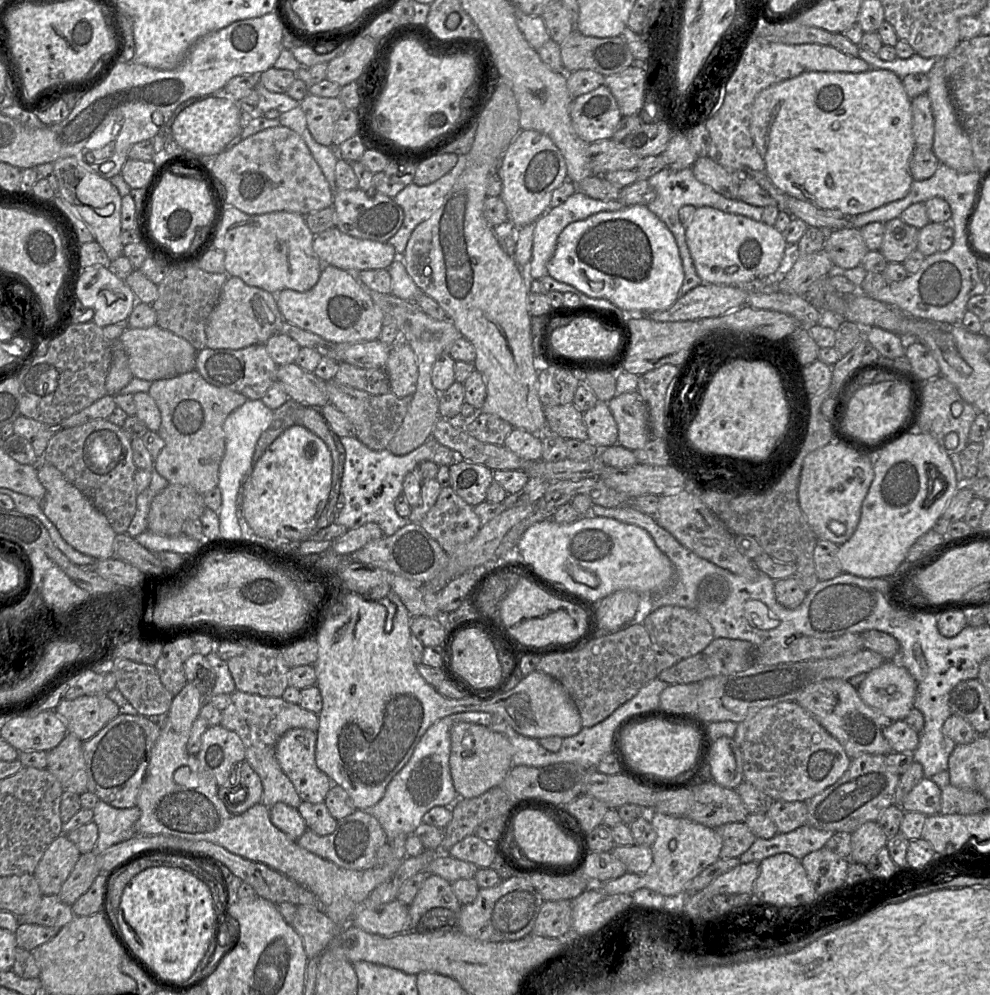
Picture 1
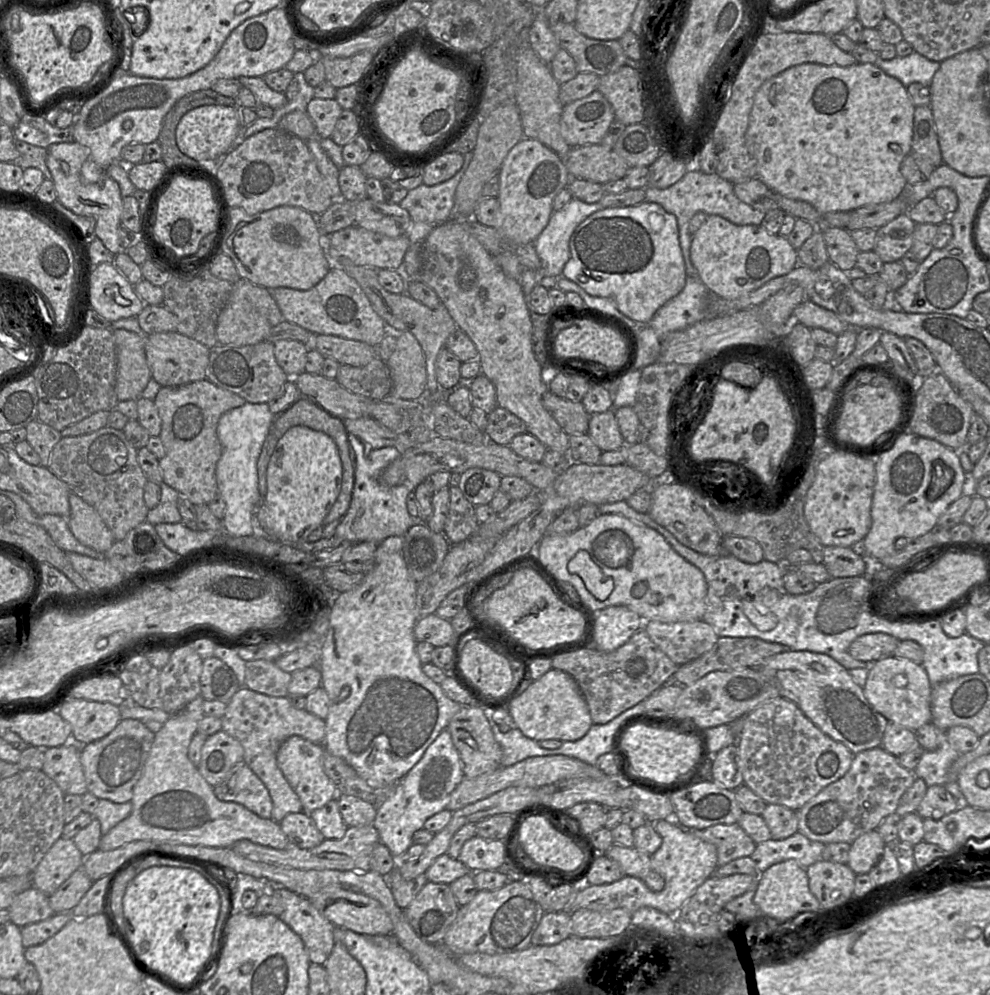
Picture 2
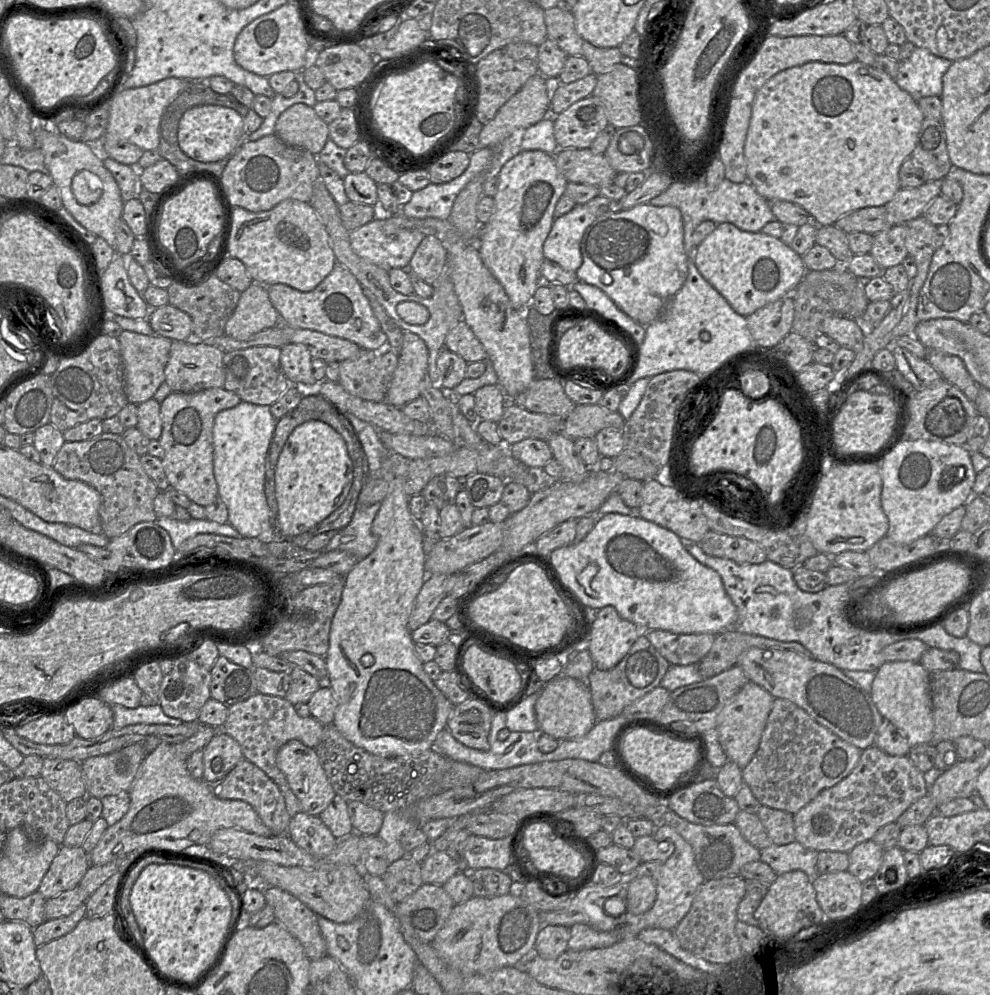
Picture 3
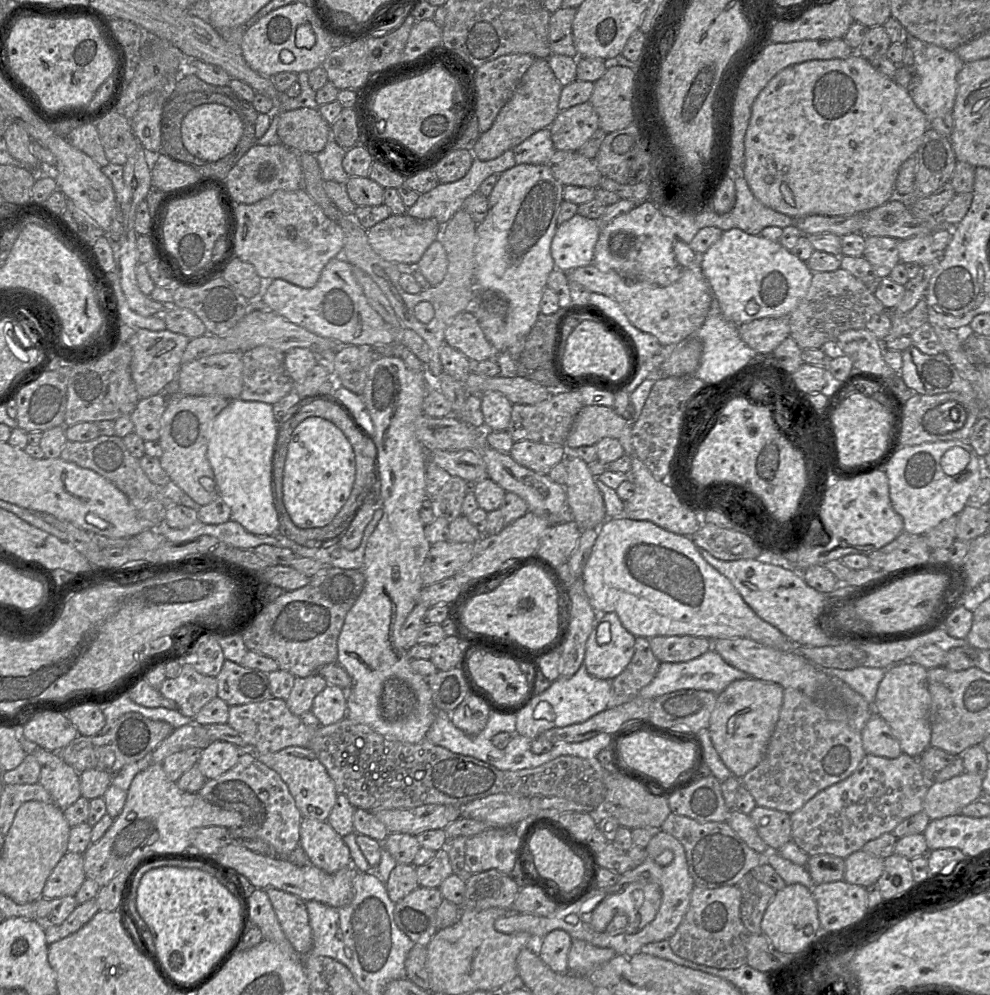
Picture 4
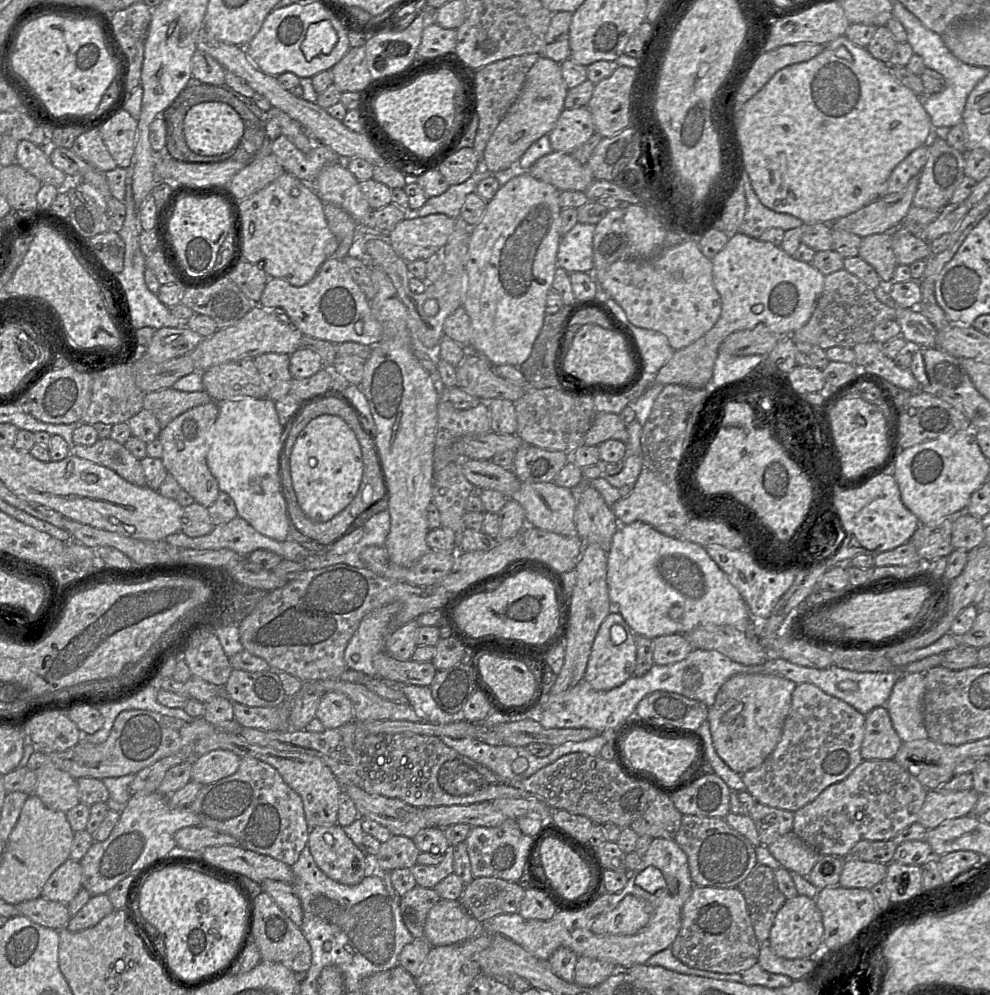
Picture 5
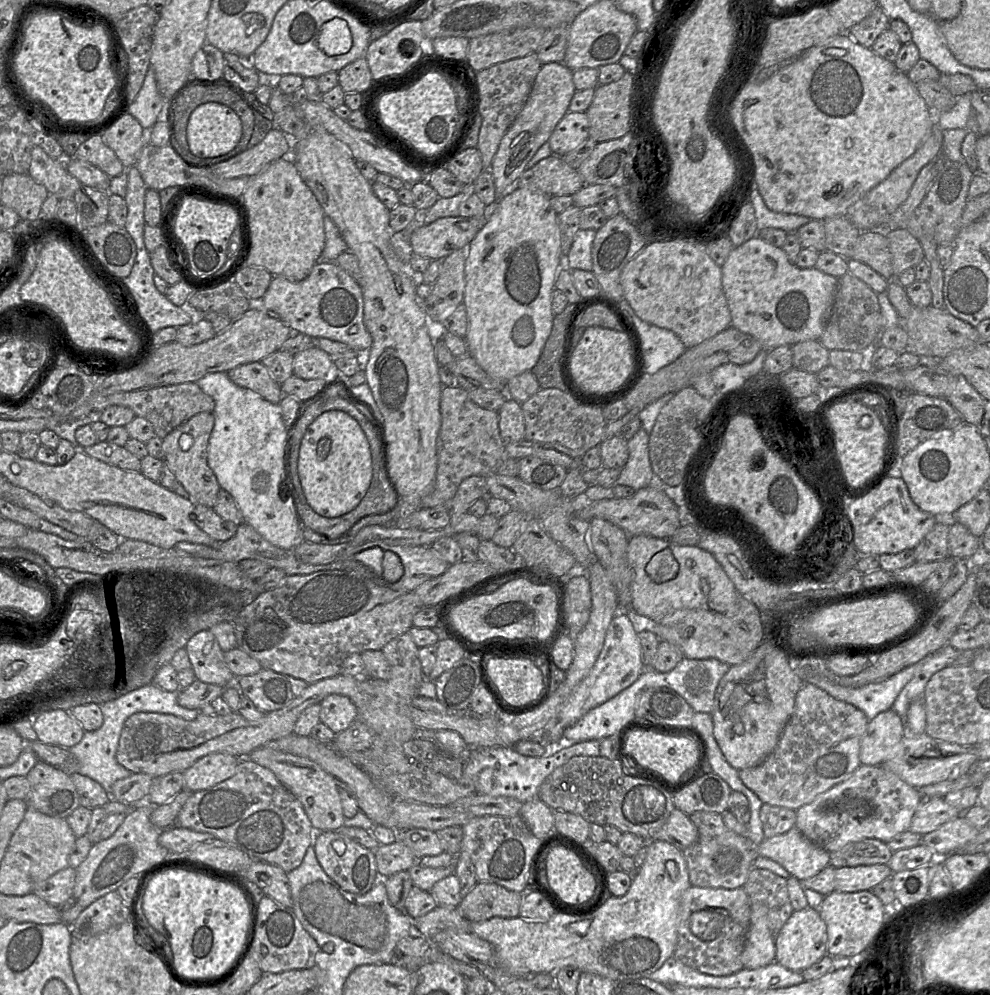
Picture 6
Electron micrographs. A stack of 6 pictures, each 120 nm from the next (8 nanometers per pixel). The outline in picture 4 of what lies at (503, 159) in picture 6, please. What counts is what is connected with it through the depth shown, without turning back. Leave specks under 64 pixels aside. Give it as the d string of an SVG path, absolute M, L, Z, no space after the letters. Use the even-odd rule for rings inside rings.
M535 59L522 77L512 97L498 113L491 128L479 136L471 151L474 158L482 161L493 160L507 150L512 150L535 132L549 128L559 112L558 102L562 88L548 60Z

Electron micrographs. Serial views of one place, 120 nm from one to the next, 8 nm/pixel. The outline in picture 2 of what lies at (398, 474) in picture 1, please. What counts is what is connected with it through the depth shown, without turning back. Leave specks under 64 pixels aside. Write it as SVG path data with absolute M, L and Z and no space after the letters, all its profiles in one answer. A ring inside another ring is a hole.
M348 434L350 446L355 454L355 482L349 509L336 529L335 535L342 538L345 543L373 542L381 543L390 536L404 536L416 523L423 523L412 517L407 510L406 499L413 492L413 485L386 486L381 484L381 474L384 469L402 454L395 447L375 449L361 438Z

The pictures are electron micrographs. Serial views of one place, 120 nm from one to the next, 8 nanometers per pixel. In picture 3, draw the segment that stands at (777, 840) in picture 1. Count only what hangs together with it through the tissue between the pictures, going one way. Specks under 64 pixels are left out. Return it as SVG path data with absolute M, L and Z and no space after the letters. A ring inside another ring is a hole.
M794 841L794 842L786 844L786 845L771 844L769 847L760 850L760 852L761 852L760 860L764 863L767 863L777 875L781 875L783 873L786 873L786 872L789 872L792 870L800 870L800 871L803 871L804 873L806 873L808 875L808 877L812 879L812 884L813 884L813 879L817 875L819 875L817 873L818 852L815 850L806 848L805 846L803 846L801 843L799 843L797 841Z

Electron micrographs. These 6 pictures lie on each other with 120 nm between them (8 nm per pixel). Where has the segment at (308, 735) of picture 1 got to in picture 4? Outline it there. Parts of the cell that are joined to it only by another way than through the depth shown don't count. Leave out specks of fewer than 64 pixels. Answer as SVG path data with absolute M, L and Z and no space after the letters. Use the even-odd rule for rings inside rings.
M289 746L269 754L259 754L255 751L254 756L280 775L303 818L327 820L338 793L334 781L313 750L309 747Z

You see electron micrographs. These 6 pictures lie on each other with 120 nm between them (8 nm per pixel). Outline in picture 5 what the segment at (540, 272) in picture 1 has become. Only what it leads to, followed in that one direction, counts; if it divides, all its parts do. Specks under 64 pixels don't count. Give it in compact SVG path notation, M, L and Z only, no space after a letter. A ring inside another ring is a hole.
M577 223L560 239L557 251L557 268L563 268L568 273L584 272L593 275L593 235L595 225Z

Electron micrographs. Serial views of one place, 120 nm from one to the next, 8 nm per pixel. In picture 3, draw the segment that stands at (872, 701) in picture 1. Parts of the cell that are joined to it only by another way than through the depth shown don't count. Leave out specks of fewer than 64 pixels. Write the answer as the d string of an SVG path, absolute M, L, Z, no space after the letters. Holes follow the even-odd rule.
M885 662L876 671L870 695L885 721L900 730L911 747L933 742L934 718L930 696L930 672L920 662Z

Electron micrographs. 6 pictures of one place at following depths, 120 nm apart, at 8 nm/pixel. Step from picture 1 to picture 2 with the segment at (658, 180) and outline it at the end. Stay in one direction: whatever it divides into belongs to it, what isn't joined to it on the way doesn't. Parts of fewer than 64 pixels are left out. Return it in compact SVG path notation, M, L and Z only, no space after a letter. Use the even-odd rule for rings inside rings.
M701 170L688 171L675 184L665 189L654 187L645 188L645 201L659 204L666 212L677 219L679 243L683 255L687 276L697 276L697 271L690 260L691 234L689 221L697 212L707 215L719 215L736 225L760 225L765 213L756 210L741 201L734 193L734 184L718 176L716 173L707 174Z

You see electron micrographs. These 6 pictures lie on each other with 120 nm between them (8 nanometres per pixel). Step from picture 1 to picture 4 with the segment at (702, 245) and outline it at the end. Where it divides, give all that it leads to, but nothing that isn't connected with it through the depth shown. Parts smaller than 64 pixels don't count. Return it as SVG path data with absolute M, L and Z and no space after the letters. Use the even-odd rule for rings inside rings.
M739 228L723 231L721 237L699 257L699 265L722 314L736 325L764 317L790 315L808 292L813 276L807 263L792 254L780 242L748 234Z

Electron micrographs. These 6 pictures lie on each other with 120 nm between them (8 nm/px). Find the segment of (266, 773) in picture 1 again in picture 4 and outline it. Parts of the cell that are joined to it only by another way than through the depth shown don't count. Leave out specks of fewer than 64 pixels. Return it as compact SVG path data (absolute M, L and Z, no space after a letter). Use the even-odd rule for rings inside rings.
M270 698L260 702L229 707L228 725L241 734L253 737L253 746L259 754L275 753L289 746L308 747L317 727L305 724L293 714L286 700Z

